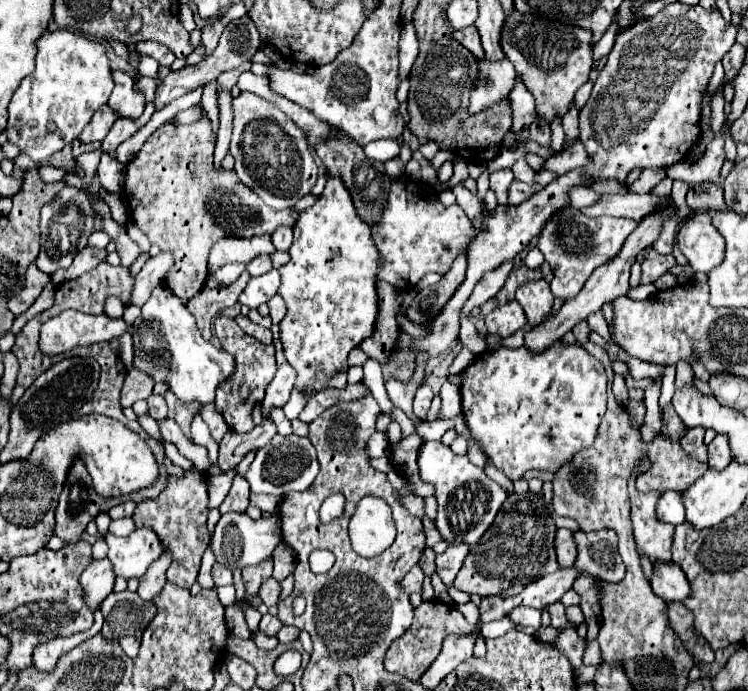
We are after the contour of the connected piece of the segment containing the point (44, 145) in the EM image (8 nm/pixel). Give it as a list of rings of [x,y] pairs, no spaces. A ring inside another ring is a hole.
[[[68,30],[46,32],[36,40],[36,70],[22,80],[22,84],[10,100],[6,136],[10,142],[18,144],[18,148],[26,152],[34,162],[44,162],[48,156],[62,150],[66,144],[78,138],[80,130],[90,122],[92,114],[108,102],[112,88],[112,70],[104,44],[90,42],[88,38],[72,34]]]

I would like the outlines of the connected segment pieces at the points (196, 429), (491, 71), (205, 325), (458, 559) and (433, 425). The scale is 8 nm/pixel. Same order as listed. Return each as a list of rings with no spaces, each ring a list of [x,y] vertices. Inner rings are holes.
[[[197,413],[194,415],[194,420],[191,424],[191,434],[193,442],[206,447],[211,463],[216,464],[219,453],[218,443],[213,440],[208,425]]]
[[[478,60],[478,76],[470,94],[468,114],[480,114],[506,100],[516,84],[516,70],[508,60]]]
[[[242,272],[238,276],[238,280],[232,282],[230,286],[220,286],[220,288],[208,288],[208,286],[204,286],[200,290],[200,294],[196,294],[188,302],[188,310],[192,314],[198,314],[198,330],[202,332],[202,336],[206,340],[210,340],[212,316],[216,316],[220,310],[236,304],[238,296],[246,288],[248,280],[250,280],[250,274],[248,272]]]
[[[460,543],[456,546],[448,546],[444,554],[436,556],[436,574],[442,578],[442,582],[452,582],[452,578],[458,574],[464,558],[468,554],[468,544]]]
[[[459,416],[455,420],[436,420],[433,422],[425,422],[423,424],[415,424],[415,432],[425,441],[440,440],[443,434],[450,428],[455,427],[461,423],[465,423],[463,416]]]

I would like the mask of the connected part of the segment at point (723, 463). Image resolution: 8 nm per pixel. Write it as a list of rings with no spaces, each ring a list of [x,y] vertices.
[[[718,434],[708,444],[708,466],[714,470],[724,470],[730,462],[732,462],[732,456],[730,456],[728,438],[724,438],[724,434]]]

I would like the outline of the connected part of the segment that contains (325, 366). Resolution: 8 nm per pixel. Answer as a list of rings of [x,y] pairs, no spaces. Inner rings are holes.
[[[328,176],[326,188],[322,196],[316,200],[316,204],[300,214],[300,218],[294,224],[294,242],[290,246],[290,262],[280,268],[282,286],[278,294],[286,302],[286,316],[280,322],[280,336],[284,344],[284,354],[290,366],[296,370],[296,390],[300,390],[306,396],[314,396],[320,390],[330,388],[328,380],[348,370],[348,354],[352,348],[356,348],[364,338],[368,338],[376,328],[376,316],[378,316],[378,292],[376,292],[376,280],[380,270],[380,252],[376,250],[372,238],[370,238],[370,226],[358,216],[352,196],[342,182],[342,178]],[[308,382],[314,384],[314,388],[308,392]]]

